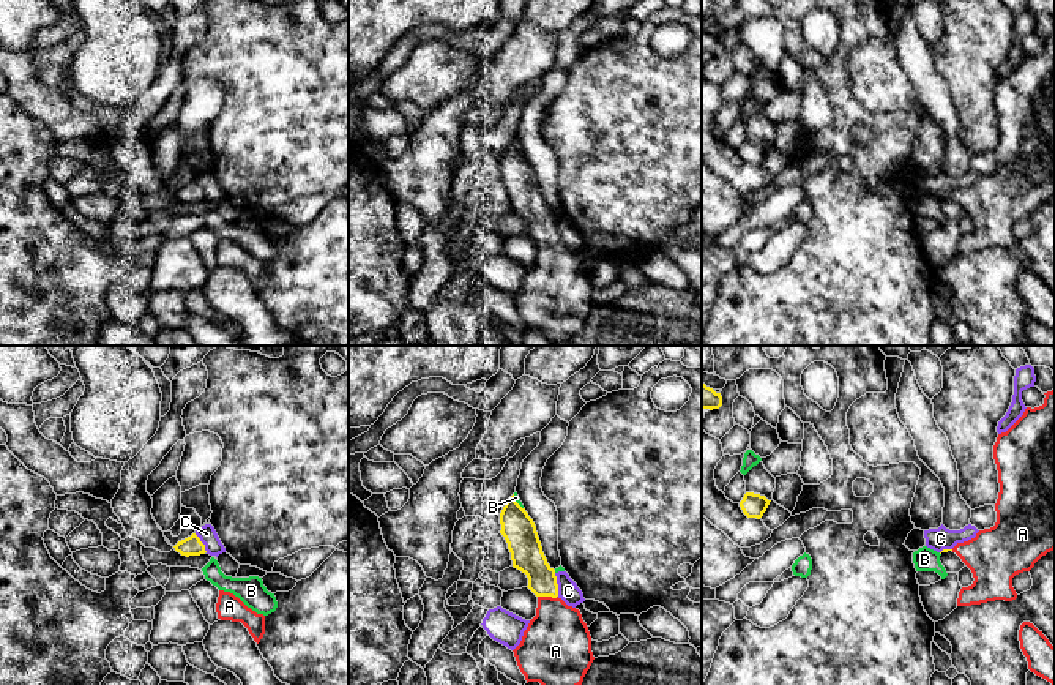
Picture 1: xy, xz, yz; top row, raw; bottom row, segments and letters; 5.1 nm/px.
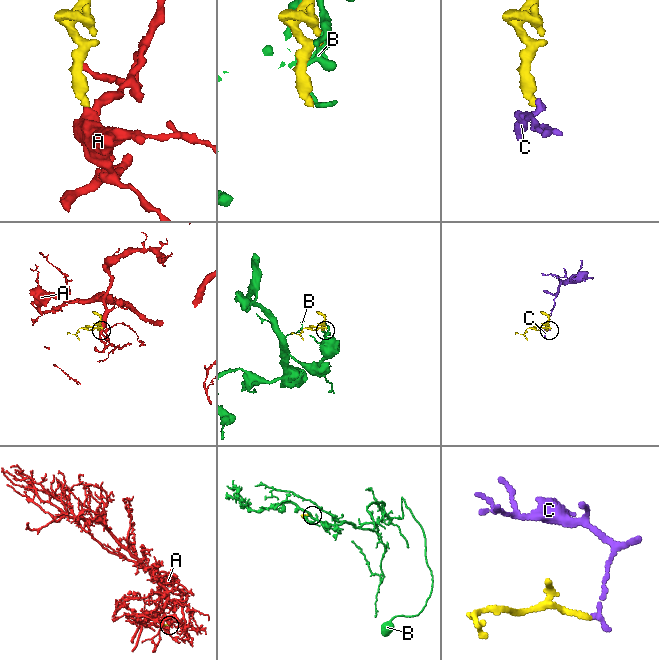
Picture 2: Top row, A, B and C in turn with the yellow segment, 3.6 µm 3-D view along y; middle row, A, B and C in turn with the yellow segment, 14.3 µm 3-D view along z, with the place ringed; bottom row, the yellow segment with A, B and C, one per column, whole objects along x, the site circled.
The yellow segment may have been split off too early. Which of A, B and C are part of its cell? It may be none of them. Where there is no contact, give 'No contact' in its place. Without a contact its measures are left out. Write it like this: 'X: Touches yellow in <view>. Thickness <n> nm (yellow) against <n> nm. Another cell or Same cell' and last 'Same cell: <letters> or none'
A: Touches yellow in xz. Thickness 160 nm (yellow) against 340 nm. Same cell
B: Touches yellow in xz. Thickness 170 nm (yellow) against 30 nm. Another cell
C: Touches yellow in xz. Thickness 160 nm (yellow) against 110 nm. Another cell
Same cell: A

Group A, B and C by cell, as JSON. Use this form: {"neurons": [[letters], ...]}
{"neurons": [["A"], ["B"], ["C"]]}

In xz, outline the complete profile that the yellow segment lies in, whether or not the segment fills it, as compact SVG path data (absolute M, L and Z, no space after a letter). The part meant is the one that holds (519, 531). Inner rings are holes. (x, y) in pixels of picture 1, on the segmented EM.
M514 494L500 513L500 524L513 567L527 575L527 587L538 597L536 616L513 650L520 672L527 683L582 685L595 660L588 627L580 611L558 597L555 570L547 563L536 526Z

